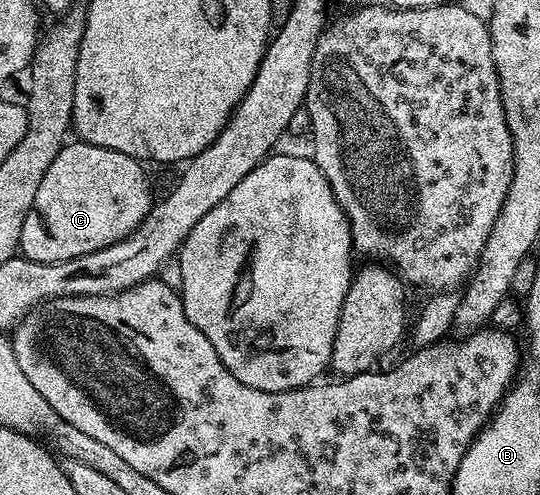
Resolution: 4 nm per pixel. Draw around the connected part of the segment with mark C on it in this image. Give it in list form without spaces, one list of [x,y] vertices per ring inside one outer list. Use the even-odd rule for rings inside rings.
[[[79,139],[73,142],[73,145],[72,142],[65,144],[54,163],[50,163],[50,171],[42,175],[38,195],[34,195],[34,207],[30,215],[26,215],[26,223],[22,223],[19,252],[31,261],[58,263],[102,251],[102,247],[110,247],[116,241],[130,236],[153,207],[152,189],[148,186],[148,177],[144,174],[143,167],[140,166],[143,164],[137,158]]]

